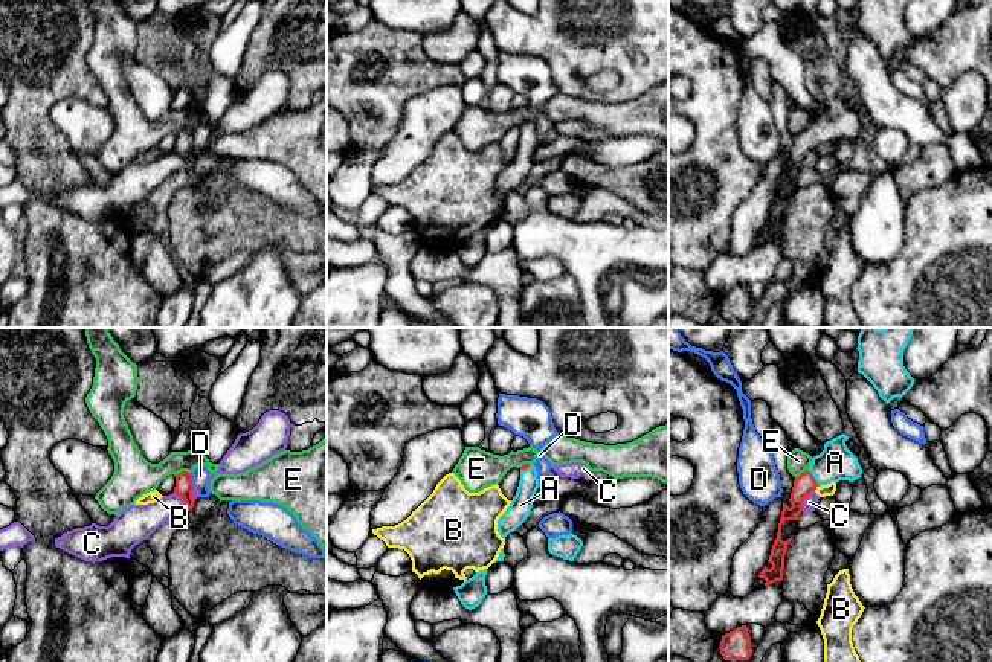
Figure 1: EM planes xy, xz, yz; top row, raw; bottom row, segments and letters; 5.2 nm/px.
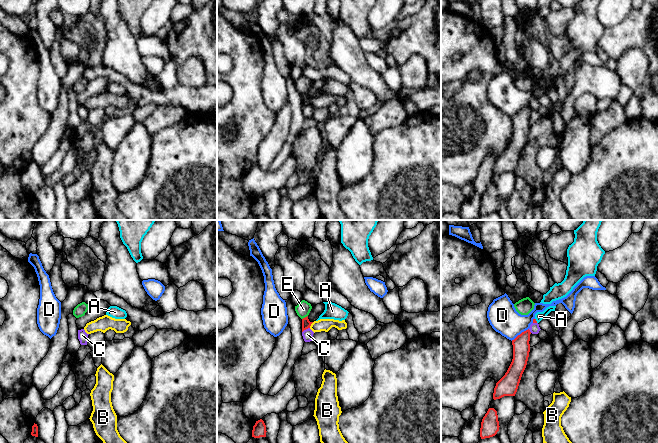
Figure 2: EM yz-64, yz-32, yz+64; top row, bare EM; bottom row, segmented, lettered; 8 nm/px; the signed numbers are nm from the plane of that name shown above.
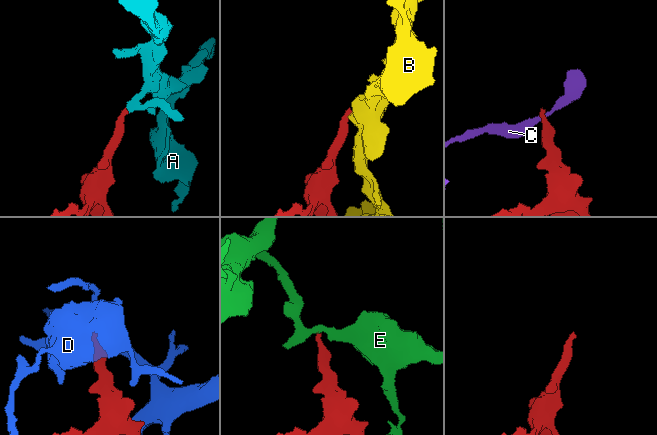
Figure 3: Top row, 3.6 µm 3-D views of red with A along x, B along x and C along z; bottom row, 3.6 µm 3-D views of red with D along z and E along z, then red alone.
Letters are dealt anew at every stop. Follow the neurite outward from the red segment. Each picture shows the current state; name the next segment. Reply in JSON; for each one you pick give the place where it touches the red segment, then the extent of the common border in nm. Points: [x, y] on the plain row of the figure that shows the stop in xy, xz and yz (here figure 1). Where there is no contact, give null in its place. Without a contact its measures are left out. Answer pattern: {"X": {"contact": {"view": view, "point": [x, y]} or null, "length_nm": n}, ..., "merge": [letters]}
{"A": {"contact": {"view": "yz", "point": [814, 136]}, "length_nm": 110}, "merge": ["A"]}

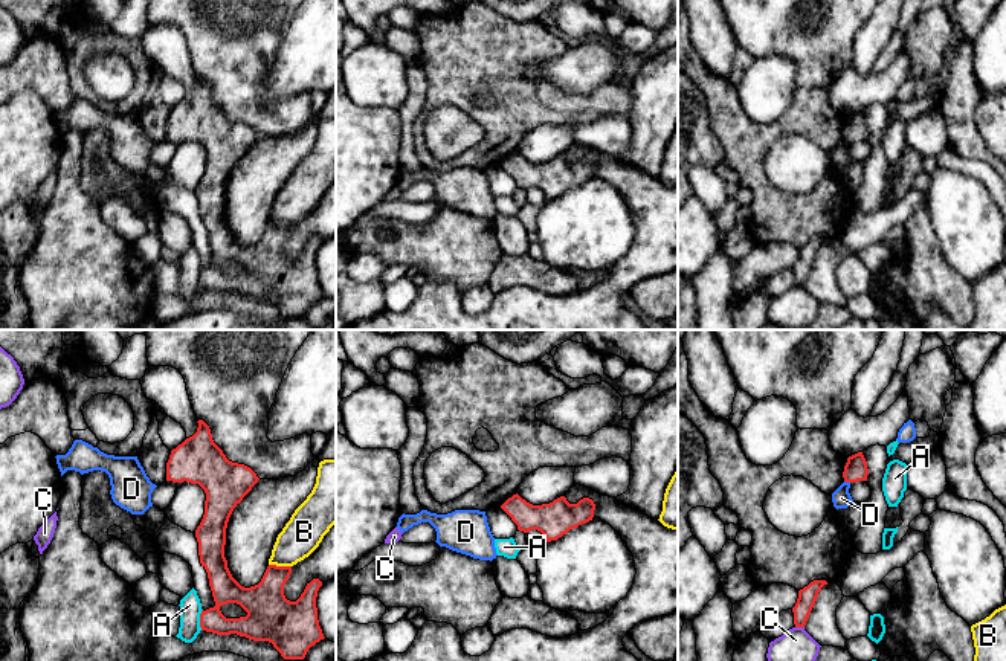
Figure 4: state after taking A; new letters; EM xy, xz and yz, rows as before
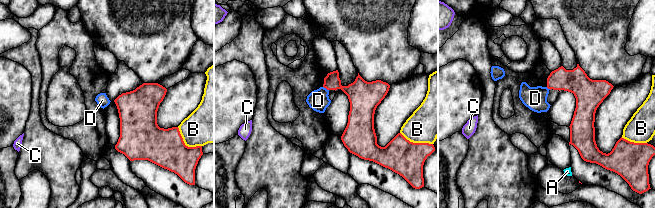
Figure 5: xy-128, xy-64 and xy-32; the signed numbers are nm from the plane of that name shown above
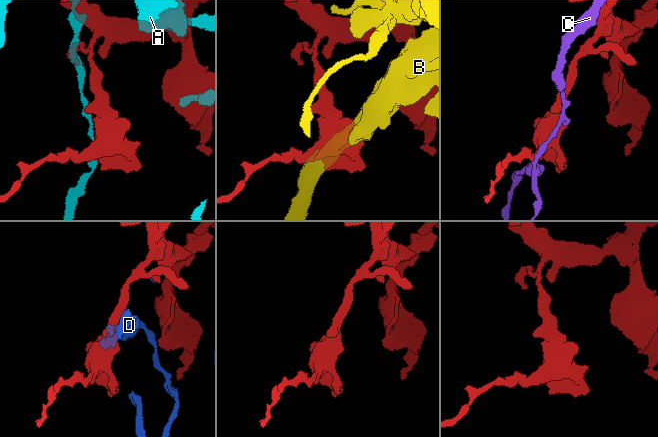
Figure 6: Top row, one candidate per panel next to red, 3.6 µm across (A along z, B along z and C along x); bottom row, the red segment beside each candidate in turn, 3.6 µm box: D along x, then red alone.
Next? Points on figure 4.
{"merge": []}

